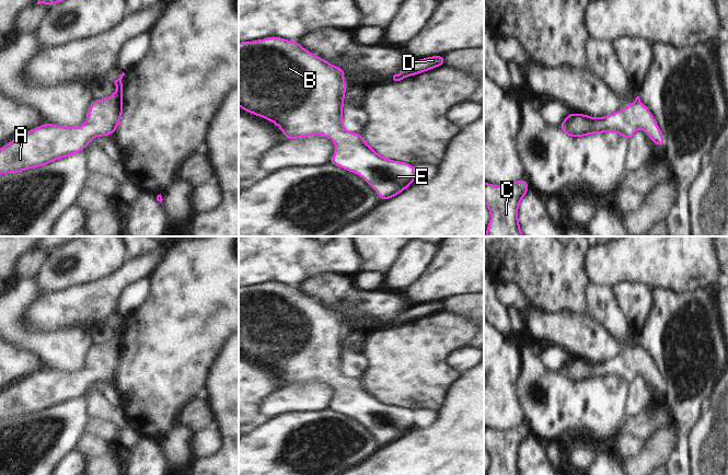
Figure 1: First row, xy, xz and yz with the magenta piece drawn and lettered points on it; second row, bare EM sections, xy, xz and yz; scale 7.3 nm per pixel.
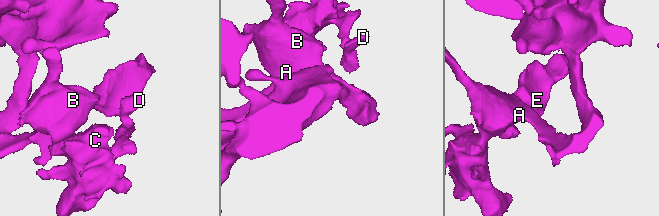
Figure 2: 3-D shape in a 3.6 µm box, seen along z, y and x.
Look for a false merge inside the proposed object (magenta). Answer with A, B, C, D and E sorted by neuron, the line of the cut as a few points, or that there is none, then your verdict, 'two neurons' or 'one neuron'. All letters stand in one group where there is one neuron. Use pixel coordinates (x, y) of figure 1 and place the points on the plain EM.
A B C D E; no cut; one neuron

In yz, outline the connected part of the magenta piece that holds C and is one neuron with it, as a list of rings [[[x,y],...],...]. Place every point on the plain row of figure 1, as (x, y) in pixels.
[[[524,424],[504,431],[484,427],[484,448],[490,459],[486,475],[521,475],[518,454],[528,437],[529,428]]]

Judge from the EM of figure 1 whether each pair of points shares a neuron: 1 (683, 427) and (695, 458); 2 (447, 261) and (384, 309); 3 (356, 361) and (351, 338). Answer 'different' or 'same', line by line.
1: different
2: different
3: same

